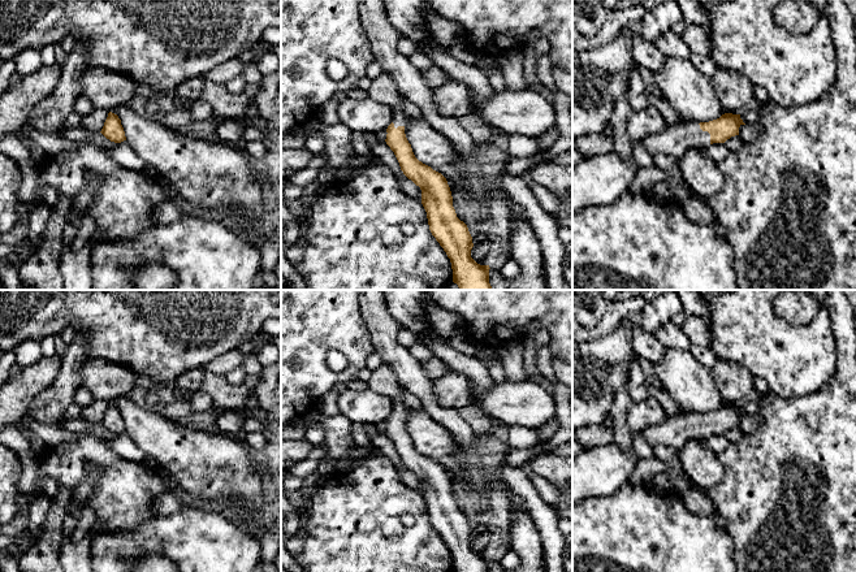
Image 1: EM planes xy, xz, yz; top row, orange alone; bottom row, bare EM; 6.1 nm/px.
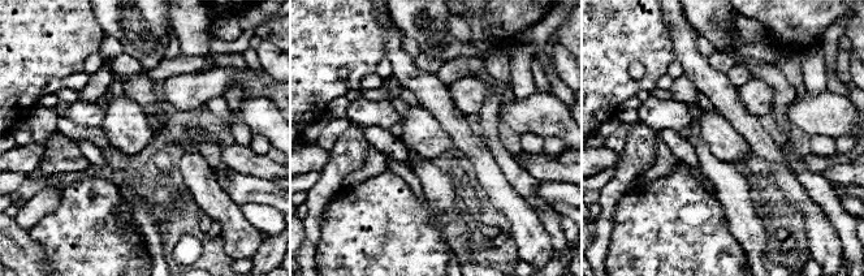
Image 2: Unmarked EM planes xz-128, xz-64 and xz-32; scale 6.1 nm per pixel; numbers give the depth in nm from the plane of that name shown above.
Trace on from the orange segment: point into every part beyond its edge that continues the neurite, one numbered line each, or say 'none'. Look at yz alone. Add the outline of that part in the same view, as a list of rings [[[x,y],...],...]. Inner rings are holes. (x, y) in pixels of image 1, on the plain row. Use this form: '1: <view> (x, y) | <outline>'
1: yz (674, 432) | [[[680,413],[678,416],[667,416],[662,422],[640,430],[639,434],[650,445],[665,445],[679,451],[689,439],[704,439],[710,437],[710,425],[702,422],[699,415]]]

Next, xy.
none

